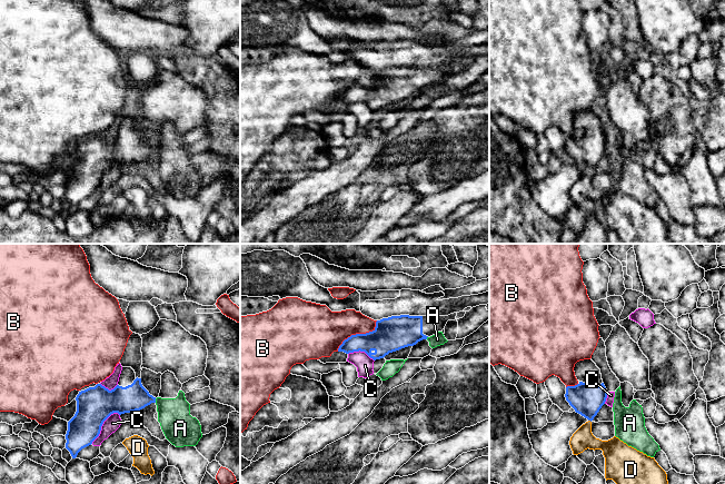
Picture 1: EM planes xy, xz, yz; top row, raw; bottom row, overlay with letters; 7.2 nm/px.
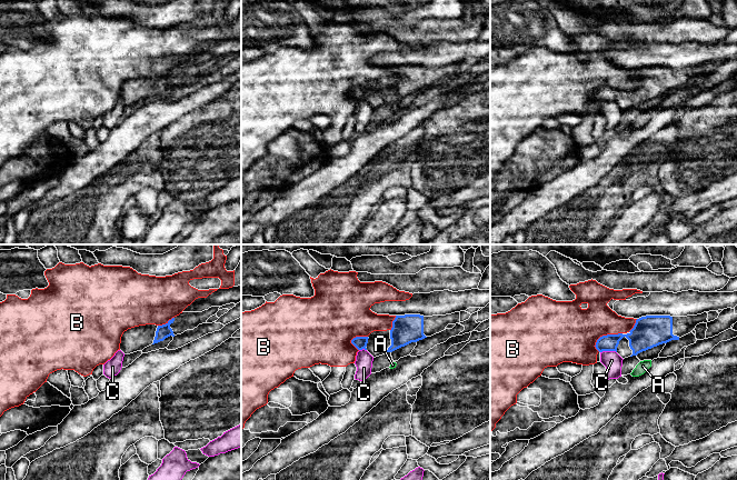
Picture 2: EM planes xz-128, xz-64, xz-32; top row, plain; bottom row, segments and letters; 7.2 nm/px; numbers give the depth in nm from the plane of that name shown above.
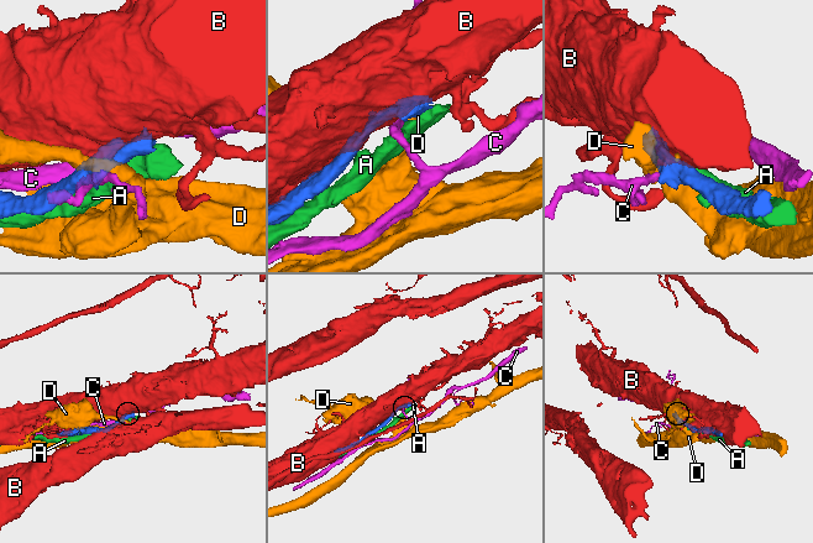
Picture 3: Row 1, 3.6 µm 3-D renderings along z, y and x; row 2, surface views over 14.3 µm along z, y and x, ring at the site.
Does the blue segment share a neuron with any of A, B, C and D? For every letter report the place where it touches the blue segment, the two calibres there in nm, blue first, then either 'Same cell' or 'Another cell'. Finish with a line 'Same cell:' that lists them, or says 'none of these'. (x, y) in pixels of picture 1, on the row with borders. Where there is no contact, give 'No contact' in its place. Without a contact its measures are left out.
A: Touches blue at xy (155, 401). Thickness 190 nm (blue) against 240 nm. Another cell
B: Touches blue at xz (357, 334). Thickness 240 nm (blue) against 320 nm. Another cell
C: Touches blue at xy (101, 425). Thickness 260 nm (blue) against 110 nm. Another cell
D: Touches blue at yz (589, 420). Thickness 220 nm (blue) against 160 nm. Another cell
Same cell: none of these

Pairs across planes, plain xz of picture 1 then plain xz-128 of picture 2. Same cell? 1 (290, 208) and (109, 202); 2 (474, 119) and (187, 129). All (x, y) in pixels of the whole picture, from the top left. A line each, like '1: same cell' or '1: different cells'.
1: different cells
2: same cell

